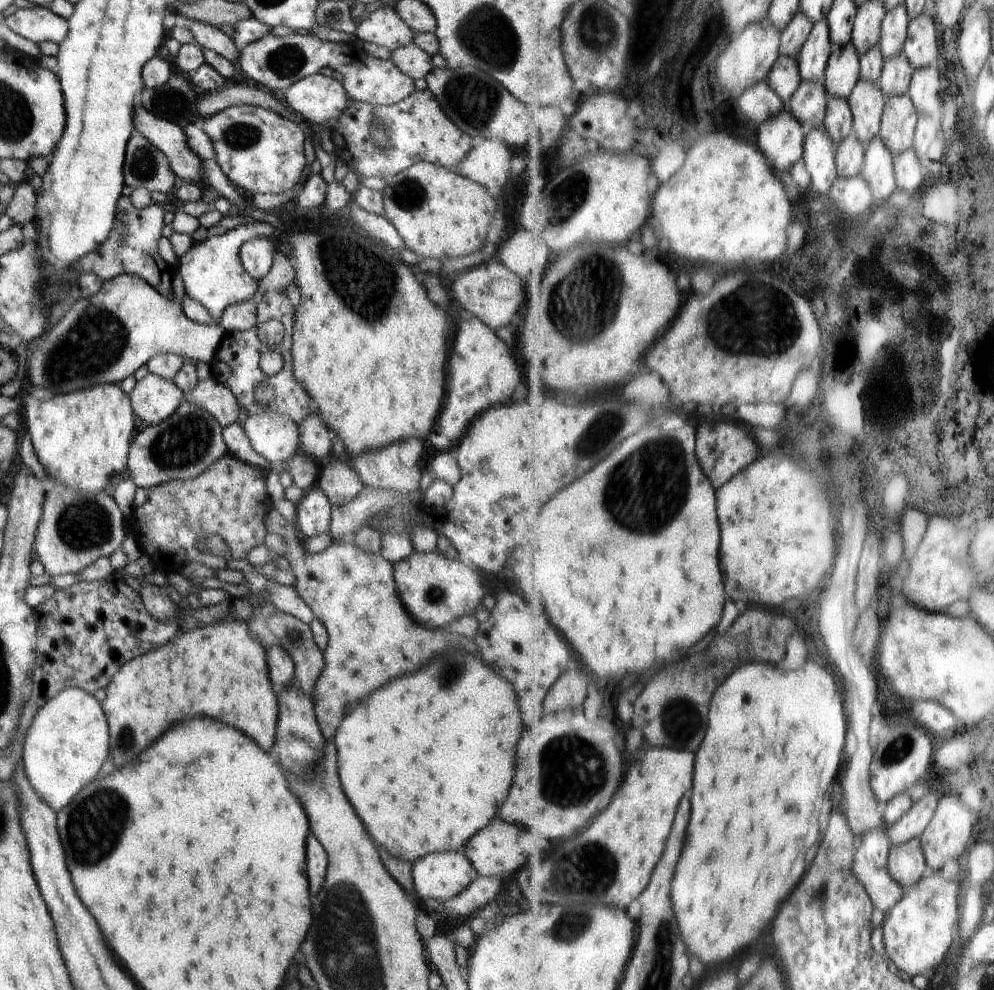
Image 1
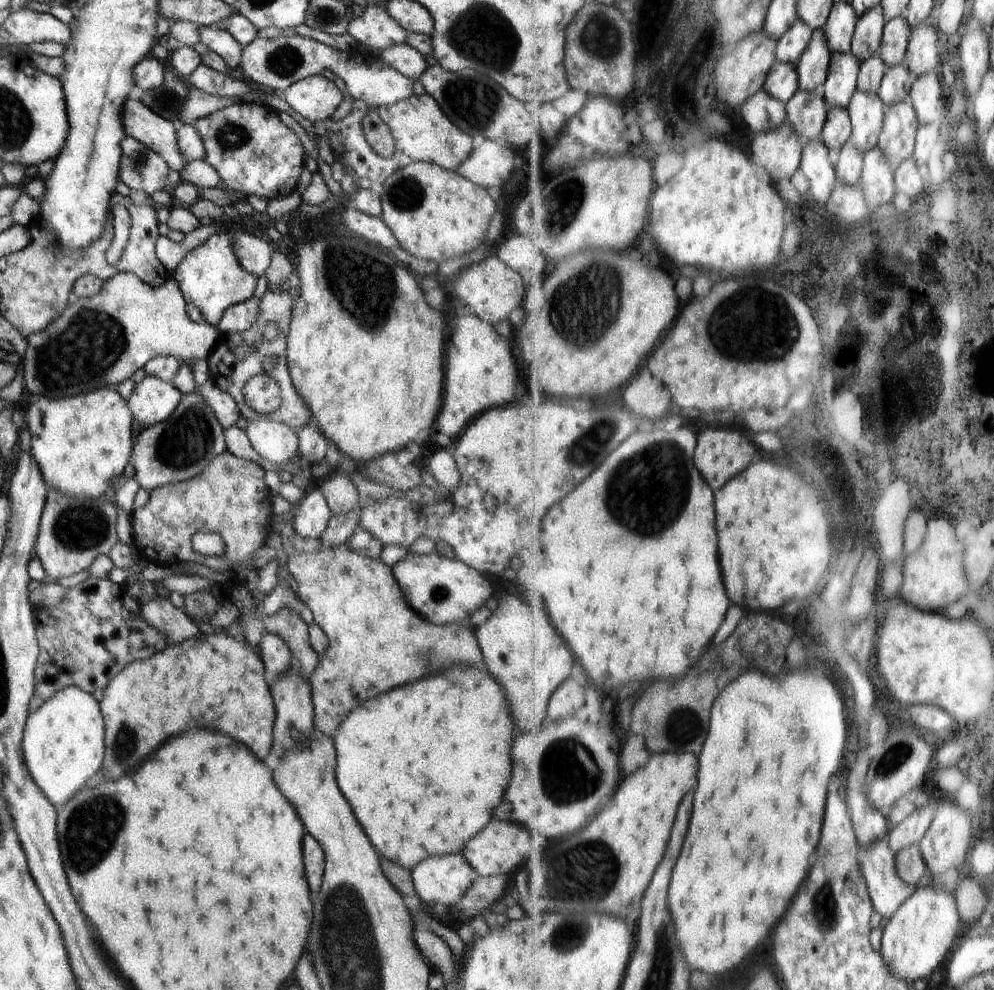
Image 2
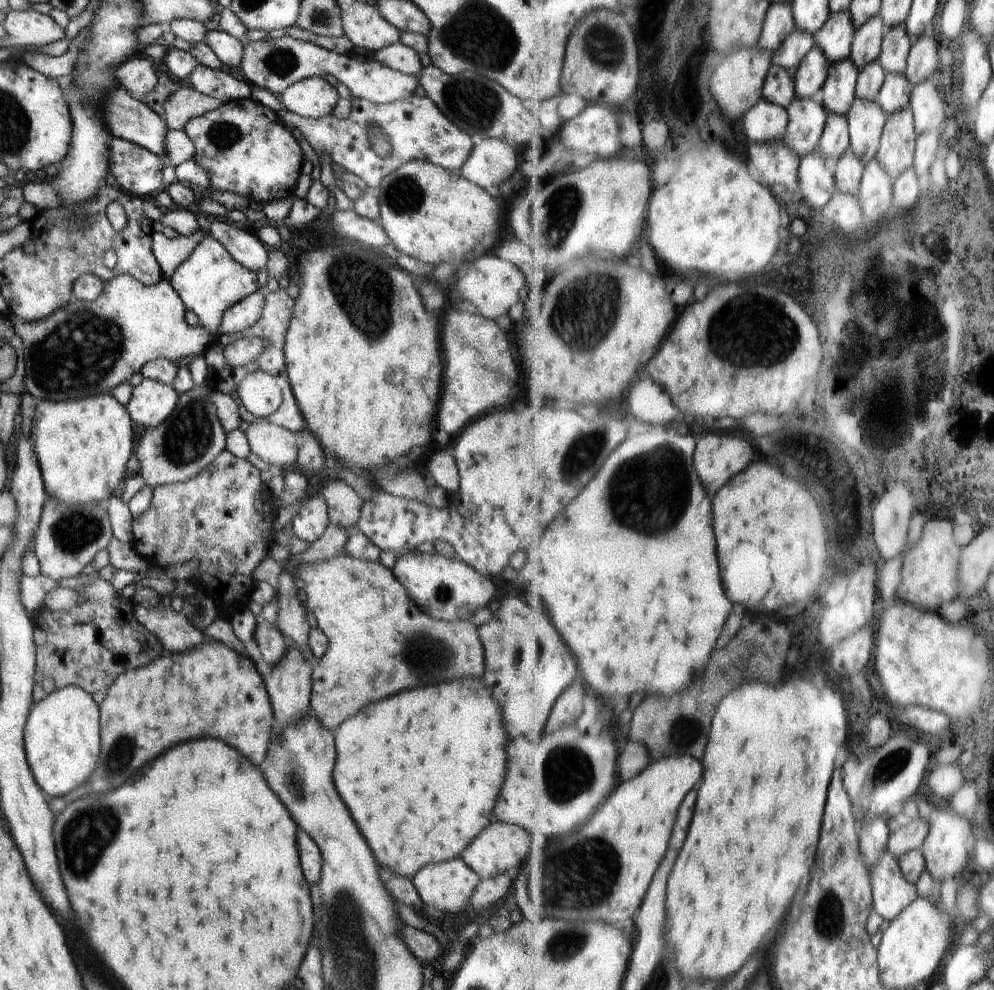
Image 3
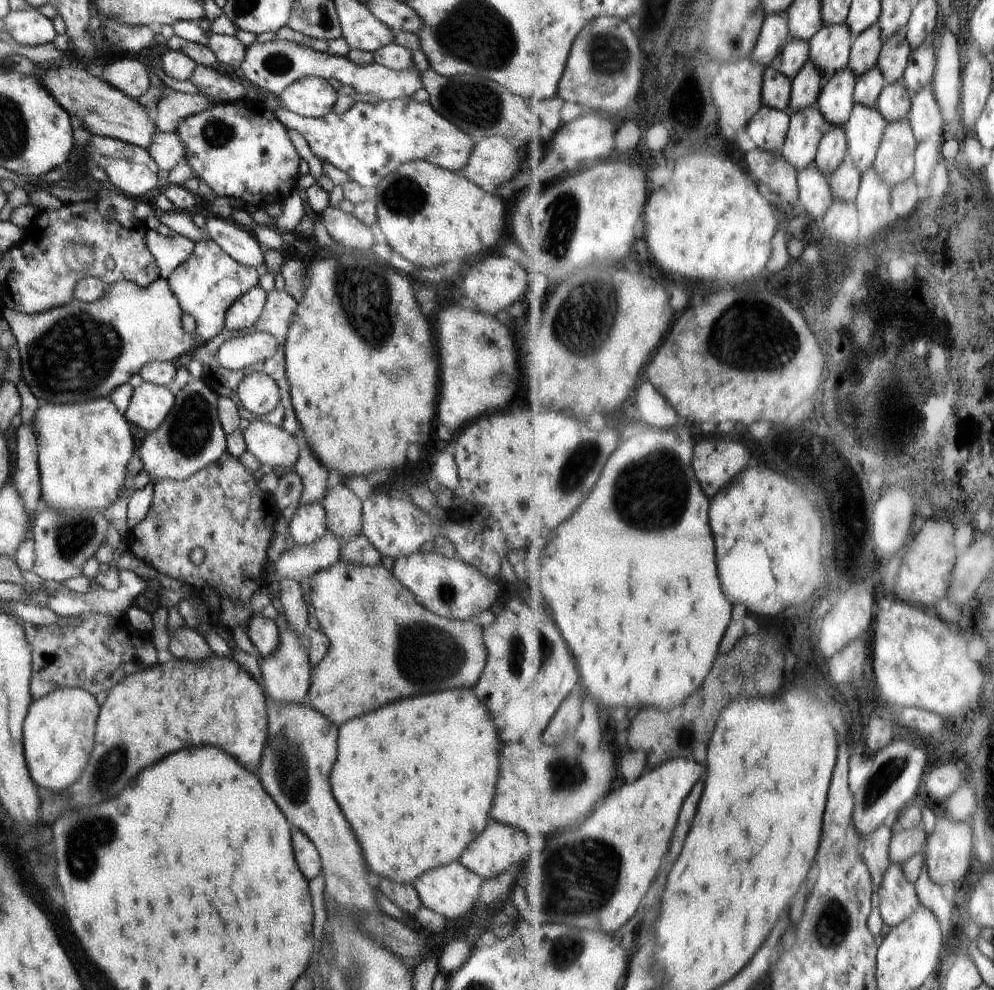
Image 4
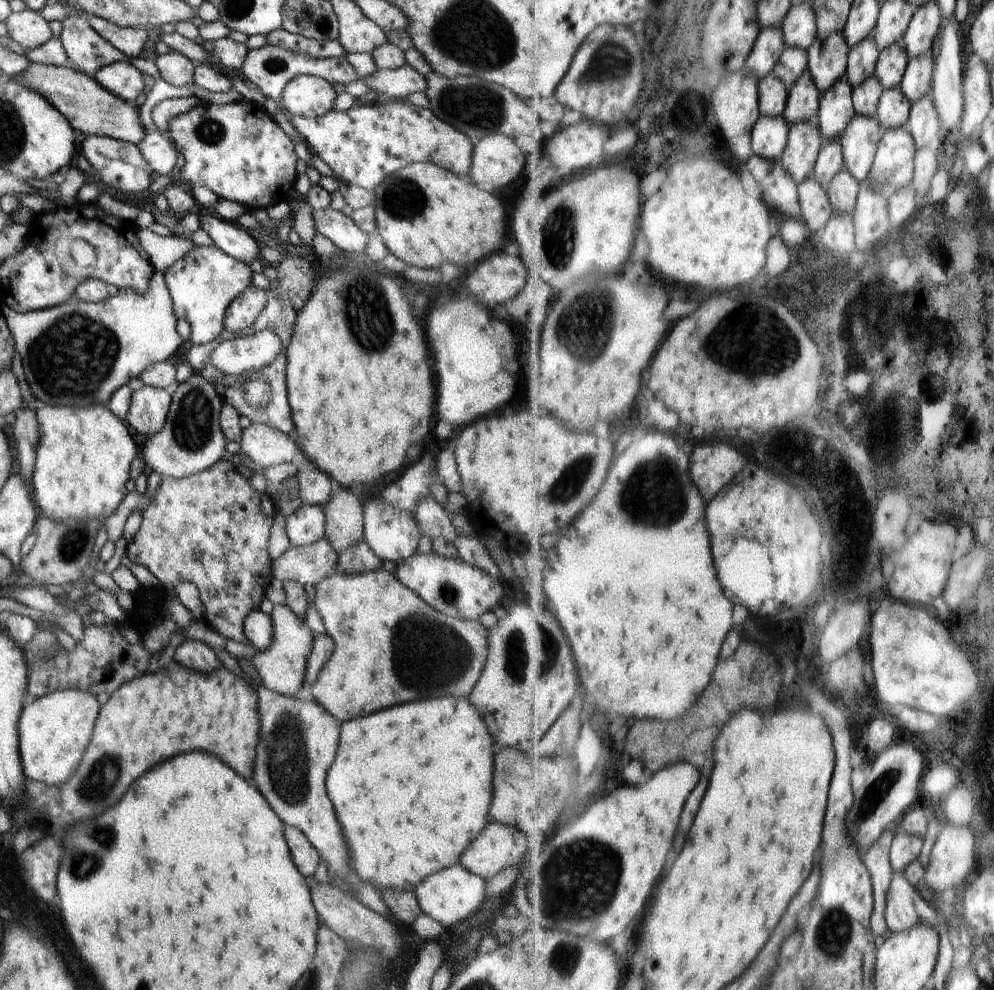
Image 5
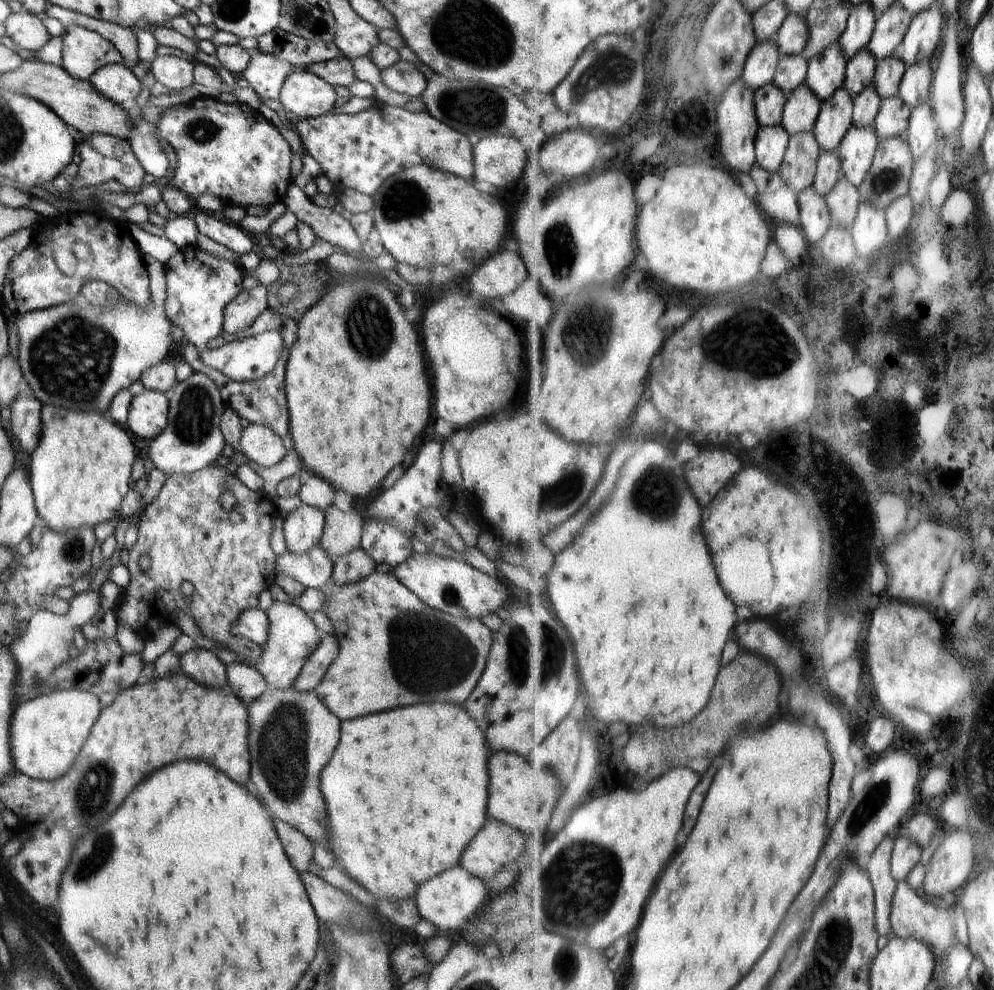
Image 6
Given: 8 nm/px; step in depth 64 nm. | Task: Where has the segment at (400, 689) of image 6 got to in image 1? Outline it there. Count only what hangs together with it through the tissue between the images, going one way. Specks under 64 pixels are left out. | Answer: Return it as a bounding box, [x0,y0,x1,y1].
[267,514,479,741]

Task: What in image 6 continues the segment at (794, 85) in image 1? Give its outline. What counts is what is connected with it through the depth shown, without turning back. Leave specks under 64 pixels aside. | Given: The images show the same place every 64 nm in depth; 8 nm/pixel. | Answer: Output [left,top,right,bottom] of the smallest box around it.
[756,82,789,128]

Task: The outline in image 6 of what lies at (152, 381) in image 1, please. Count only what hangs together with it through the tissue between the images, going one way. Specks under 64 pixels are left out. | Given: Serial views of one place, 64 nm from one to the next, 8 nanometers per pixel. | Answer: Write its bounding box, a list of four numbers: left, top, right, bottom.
[125,389,169,438]

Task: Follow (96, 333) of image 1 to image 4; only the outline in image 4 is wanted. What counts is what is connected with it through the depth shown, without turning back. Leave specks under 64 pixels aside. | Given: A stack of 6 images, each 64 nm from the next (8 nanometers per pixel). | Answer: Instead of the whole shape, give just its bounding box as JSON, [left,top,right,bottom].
[1,277,199,404]

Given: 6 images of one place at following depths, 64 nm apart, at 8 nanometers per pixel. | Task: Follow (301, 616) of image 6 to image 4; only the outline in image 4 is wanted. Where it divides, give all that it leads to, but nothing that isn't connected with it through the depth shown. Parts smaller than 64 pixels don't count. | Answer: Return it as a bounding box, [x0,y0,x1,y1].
[258,596,311,704]

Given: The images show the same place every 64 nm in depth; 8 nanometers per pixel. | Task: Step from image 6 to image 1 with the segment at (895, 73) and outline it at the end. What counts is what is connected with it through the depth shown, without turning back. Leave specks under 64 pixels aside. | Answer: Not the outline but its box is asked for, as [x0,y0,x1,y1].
[882,4,910,59]

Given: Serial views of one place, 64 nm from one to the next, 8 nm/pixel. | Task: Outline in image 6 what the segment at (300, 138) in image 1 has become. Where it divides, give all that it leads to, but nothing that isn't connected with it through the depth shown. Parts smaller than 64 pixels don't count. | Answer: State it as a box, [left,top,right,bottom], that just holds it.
[156,96,294,213]

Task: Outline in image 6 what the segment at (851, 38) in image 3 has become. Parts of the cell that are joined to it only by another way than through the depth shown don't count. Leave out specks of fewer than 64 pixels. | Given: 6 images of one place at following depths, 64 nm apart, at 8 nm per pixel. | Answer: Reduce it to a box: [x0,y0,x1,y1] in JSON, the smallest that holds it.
[807,42,848,104]

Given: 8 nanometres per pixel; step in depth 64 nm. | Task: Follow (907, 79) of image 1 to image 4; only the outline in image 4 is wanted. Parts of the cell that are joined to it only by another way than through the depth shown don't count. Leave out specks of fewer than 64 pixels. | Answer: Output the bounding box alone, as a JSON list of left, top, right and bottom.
[878,83,913,122]

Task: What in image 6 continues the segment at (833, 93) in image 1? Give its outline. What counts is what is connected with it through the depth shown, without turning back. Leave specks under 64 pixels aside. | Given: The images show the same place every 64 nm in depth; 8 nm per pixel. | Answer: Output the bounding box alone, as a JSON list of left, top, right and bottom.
[815,87,855,154]

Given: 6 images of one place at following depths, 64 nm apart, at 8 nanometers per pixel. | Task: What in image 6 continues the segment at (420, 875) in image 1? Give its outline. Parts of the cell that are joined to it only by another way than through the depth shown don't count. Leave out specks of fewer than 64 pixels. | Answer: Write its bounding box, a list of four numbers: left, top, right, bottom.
[414,865,488,930]

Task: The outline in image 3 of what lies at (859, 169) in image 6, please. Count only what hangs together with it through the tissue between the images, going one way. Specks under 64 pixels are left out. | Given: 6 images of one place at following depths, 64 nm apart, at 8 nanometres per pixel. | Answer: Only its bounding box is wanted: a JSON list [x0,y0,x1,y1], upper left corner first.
[849,98,888,164]

